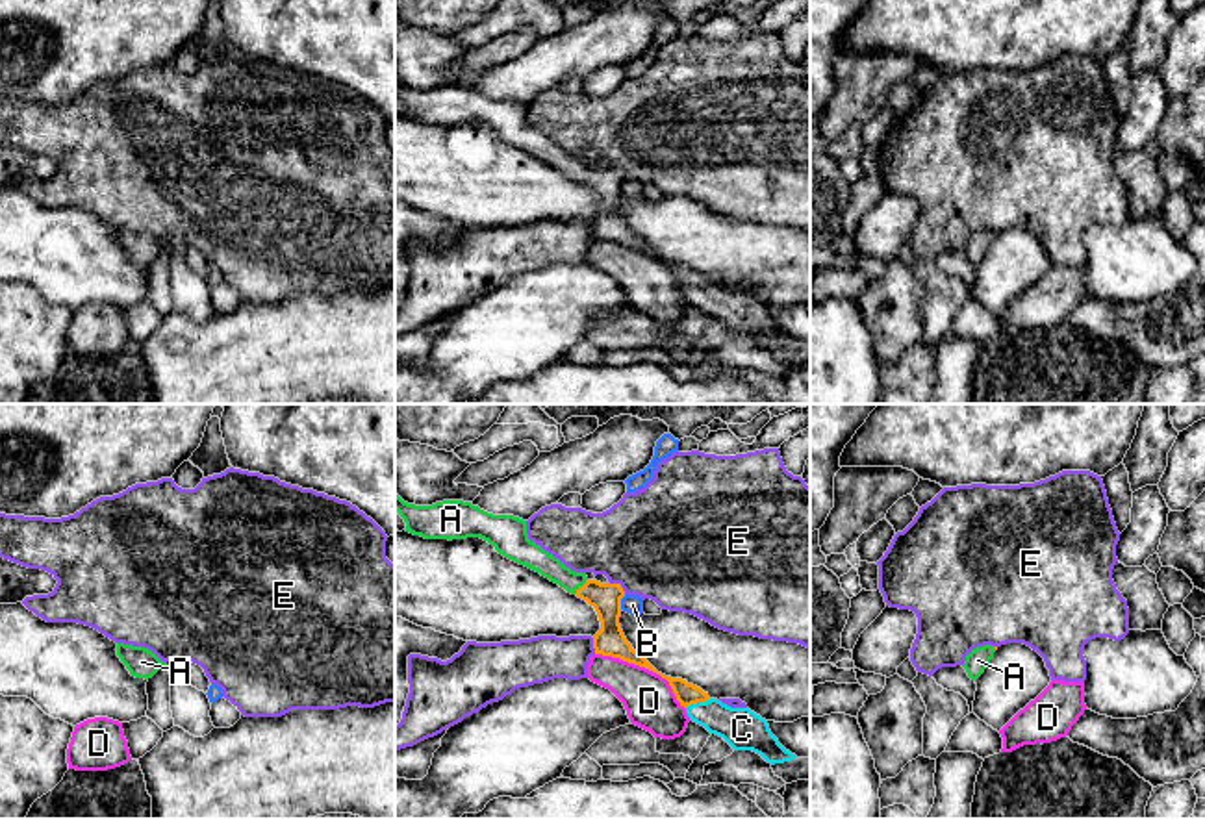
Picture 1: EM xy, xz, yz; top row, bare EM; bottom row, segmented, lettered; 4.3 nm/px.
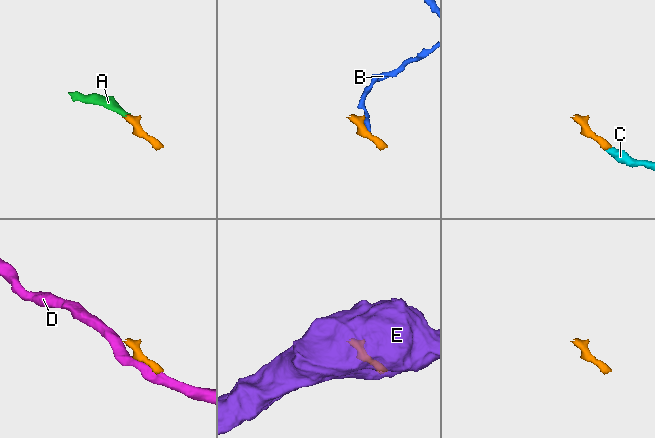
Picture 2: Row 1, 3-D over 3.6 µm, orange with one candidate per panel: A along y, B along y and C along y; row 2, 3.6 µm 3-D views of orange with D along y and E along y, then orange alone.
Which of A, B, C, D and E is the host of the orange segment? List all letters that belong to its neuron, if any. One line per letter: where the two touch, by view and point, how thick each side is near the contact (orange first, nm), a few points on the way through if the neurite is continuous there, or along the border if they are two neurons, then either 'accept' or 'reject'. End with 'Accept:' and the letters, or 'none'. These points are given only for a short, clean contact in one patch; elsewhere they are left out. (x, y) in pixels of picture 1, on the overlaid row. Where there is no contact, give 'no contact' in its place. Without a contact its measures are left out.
A: xz (583, 586) | 130/100 nm | across xz (605, 597), (583, 586), (534, 556) | accept
B: xz (620, 603) | 130/90 nm | along xz (625, 595), (620, 608) | reject
C: xz (697, 701) | 100/180 nm | across xz (686, 693), (697, 701), (716, 718), (742, 729) | accept
D: xz (646, 667) | 130/220 nm | reject
E: xz (618, 584) | 130/480 nm | reject
Accept: A, C

